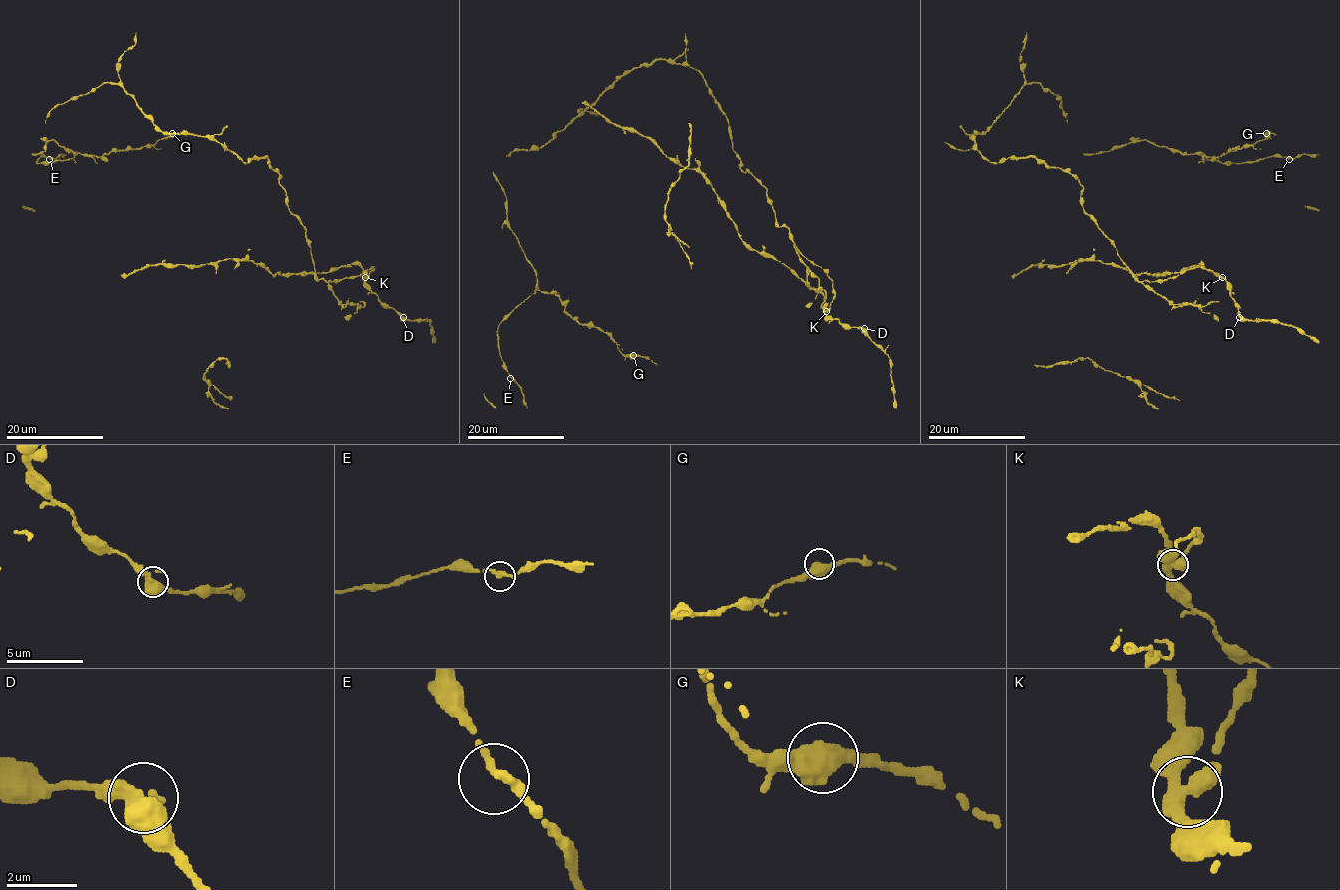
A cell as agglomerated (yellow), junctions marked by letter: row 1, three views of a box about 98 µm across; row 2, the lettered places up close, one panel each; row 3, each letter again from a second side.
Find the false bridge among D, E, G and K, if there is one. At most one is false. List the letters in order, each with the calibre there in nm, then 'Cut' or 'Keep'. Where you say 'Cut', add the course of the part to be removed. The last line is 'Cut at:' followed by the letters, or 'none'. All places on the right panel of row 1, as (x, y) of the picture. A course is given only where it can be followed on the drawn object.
D: Thickness 460 nm. Keep
E: Thickness 280 nm. Keep
G: Thickness 460 nm. Keep
K: Thickness 480 nm. Keep
Cut at: none

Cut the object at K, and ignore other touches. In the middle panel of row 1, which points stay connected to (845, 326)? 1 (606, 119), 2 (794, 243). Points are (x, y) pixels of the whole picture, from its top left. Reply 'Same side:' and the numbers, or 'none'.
Same side: 1

